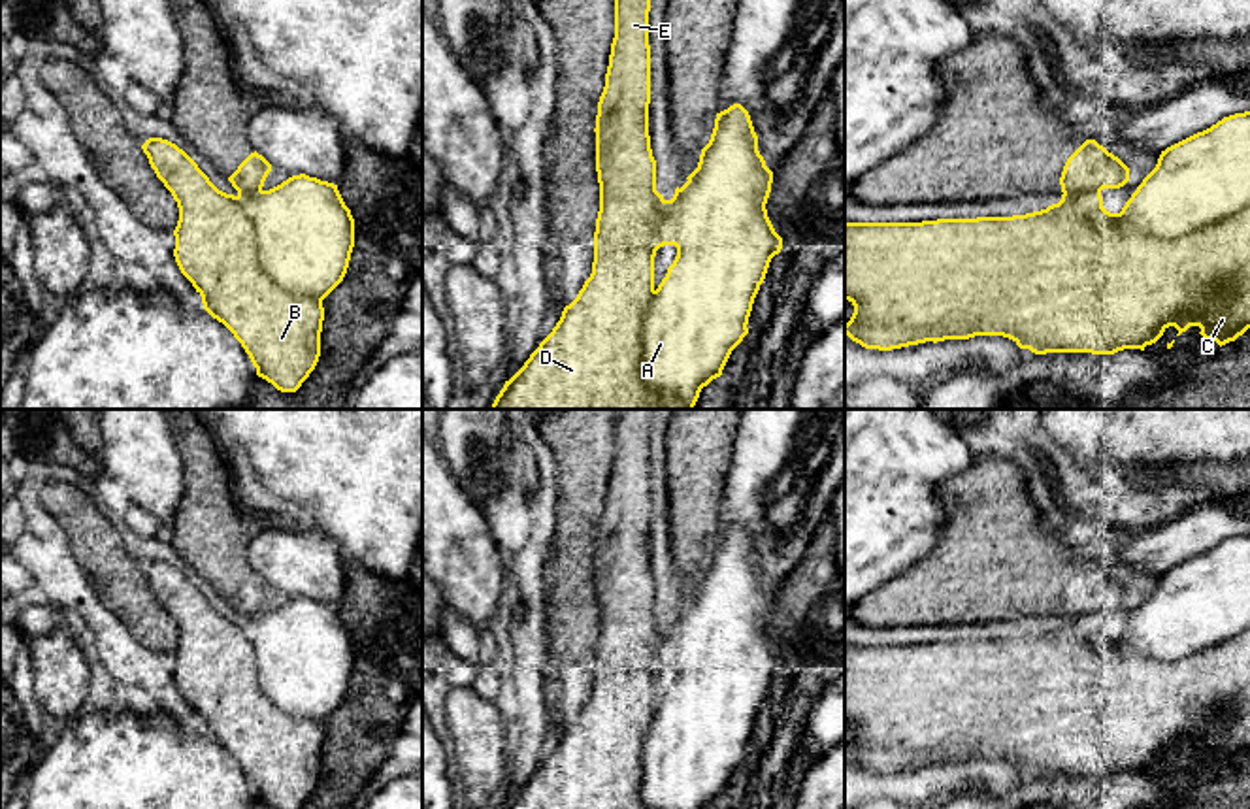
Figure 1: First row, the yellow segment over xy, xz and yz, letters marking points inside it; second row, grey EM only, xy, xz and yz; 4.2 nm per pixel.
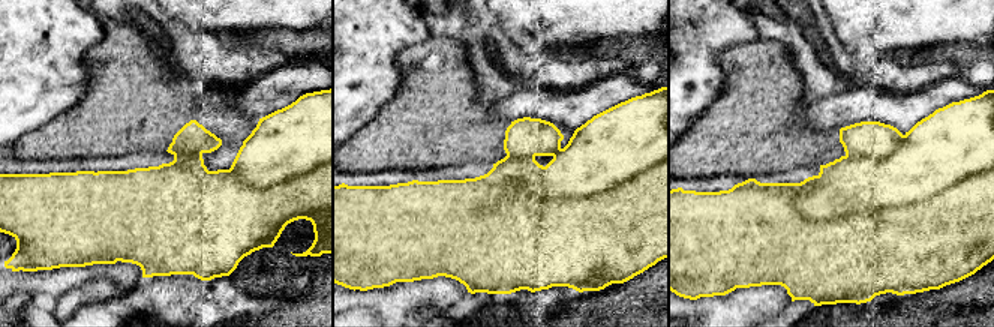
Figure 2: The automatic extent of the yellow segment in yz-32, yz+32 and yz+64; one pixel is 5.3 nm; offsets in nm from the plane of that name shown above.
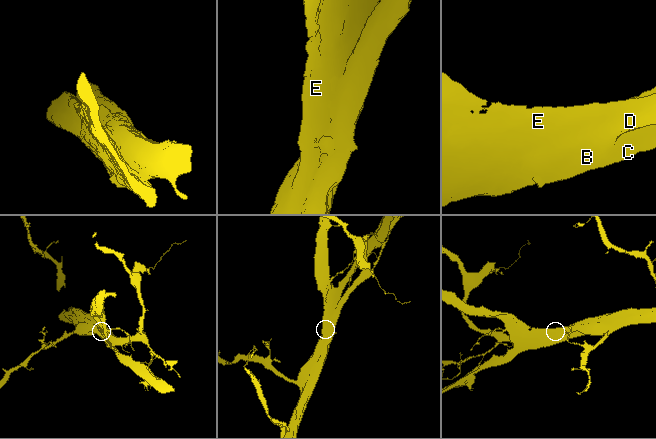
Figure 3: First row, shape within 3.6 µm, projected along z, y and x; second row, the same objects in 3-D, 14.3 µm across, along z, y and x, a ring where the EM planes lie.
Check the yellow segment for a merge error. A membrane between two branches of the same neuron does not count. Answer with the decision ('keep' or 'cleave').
cleave

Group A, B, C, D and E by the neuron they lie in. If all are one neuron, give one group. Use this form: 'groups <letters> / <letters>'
groups A / B C D E

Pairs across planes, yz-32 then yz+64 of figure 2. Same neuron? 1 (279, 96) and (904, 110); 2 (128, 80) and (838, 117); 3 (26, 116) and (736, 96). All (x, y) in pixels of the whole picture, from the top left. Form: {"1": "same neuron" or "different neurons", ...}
{"1": "same neuron", "2": "different neurons", "3": "different neurons"}

